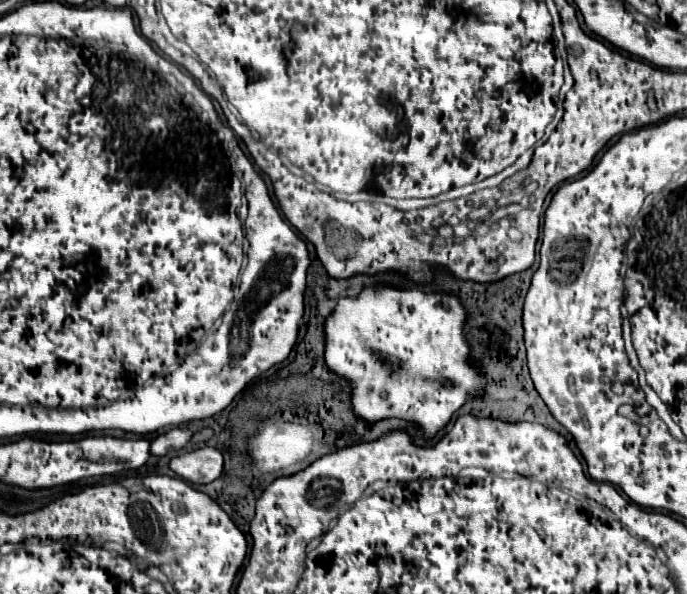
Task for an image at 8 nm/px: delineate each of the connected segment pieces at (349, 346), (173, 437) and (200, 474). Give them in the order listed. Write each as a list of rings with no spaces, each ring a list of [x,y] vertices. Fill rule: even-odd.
[[[365,289],[357,299],[341,299],[325,321],[327,347],[325,363],[353,385],[353,411],[357,417],[375,423],[385,417],[401,417],[421,425],[425,437],[445,427],[451,415],[475,393],[483,395],[483,381],[469,365],[469,349],[463,339],[465,309],[457,297],[423,293],[421,289]]]
[[[171,429],[167,433],[161,433],[151,443],[151,455],[167,455],[169,451],[185,447],[185,443],[191,441],[195,435],[193,429]]]
[[[201,447],[171,459],[171,469],[191,483],[211,483],[223,475],[223,455],[215,447]]]

